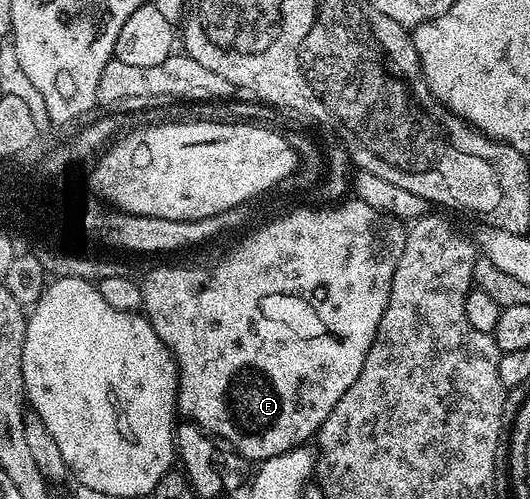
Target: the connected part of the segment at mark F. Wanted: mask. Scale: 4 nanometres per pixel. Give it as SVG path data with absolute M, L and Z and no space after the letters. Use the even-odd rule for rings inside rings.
M346 199L322 209L294 209L275 221L250 233L219 265L206 269L181 269L178 265L162 265L146 278L141 278L142 303L145 316L158 338L170 349L178 365L178 407L195 425L207 434L219 433L231 450L246 458L250 463L261 463L272 456L288 452L294 446L305 446L317 434L318 428L328 419L332 407L340 403L340 395L356 383L360 367L374 342L384 307L392 287L392 275L400 259L400 251L406 242L403 226L393 217L383 216L368 203L357 199Z

